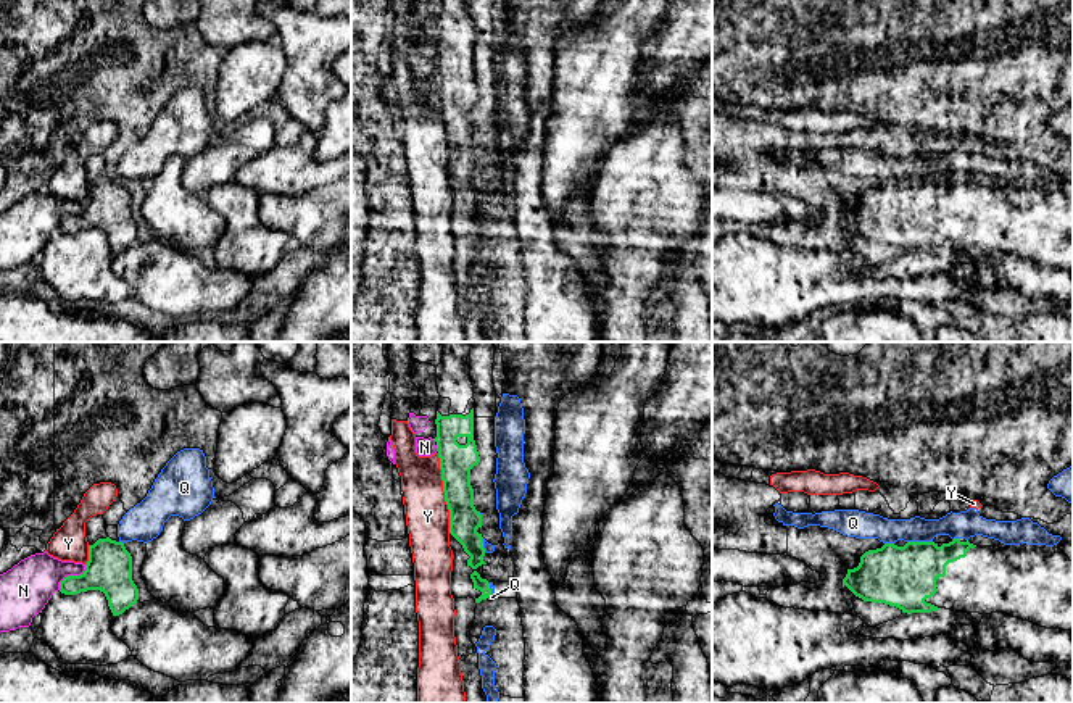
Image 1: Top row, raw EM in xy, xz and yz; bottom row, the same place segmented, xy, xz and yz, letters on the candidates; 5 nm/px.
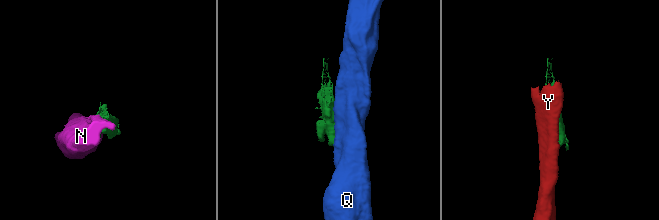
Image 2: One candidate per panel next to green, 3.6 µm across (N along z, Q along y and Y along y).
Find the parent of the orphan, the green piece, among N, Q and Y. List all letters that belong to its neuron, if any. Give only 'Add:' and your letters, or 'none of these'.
Add: none of these

